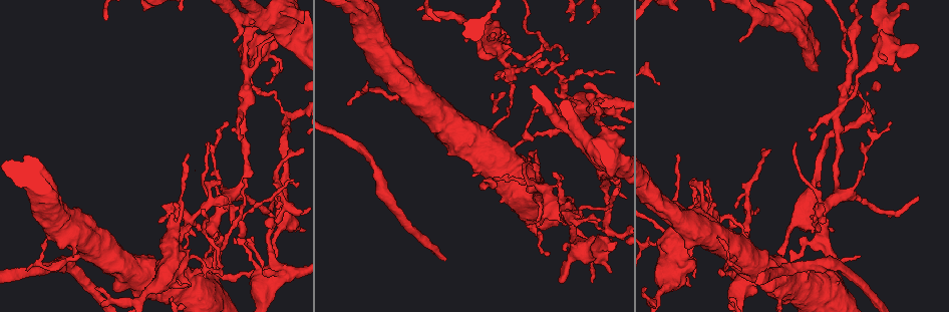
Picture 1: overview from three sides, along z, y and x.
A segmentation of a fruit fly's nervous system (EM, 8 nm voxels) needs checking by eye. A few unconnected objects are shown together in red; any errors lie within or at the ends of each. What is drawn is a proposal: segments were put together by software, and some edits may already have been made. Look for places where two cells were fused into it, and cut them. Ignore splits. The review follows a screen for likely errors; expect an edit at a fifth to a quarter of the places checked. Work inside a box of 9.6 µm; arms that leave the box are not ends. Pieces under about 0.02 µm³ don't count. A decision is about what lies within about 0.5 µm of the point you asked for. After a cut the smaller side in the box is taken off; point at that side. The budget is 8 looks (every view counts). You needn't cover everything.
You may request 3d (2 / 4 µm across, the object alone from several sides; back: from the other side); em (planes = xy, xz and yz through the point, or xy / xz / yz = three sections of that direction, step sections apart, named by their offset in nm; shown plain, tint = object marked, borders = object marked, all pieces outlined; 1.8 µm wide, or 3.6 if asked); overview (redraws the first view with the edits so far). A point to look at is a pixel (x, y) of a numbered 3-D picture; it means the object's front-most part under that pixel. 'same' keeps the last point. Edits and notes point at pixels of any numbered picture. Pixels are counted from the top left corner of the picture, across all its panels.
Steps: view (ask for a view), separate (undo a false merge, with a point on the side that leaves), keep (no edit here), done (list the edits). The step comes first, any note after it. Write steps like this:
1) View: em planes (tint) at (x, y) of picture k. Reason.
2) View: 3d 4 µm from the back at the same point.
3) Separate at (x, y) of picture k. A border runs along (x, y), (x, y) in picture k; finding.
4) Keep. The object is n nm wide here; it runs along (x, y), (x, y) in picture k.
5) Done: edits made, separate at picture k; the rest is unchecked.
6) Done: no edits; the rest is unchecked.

View: em 3.6 µm yz step 8 (plain) at (486, 136) of picture 1.

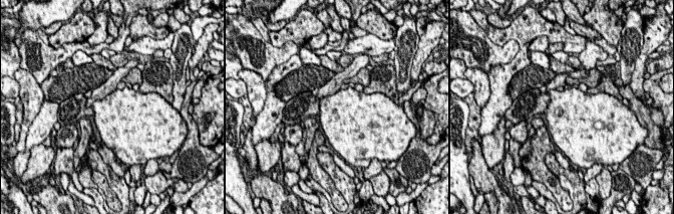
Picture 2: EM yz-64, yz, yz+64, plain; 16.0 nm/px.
View: em 3.6 µm yz step 8 (tint) at the same point. With the object marked.

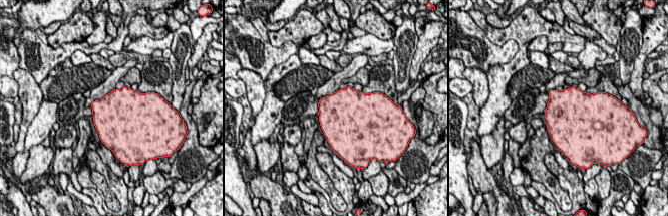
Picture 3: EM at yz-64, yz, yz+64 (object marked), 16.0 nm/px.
Keep. Continuous, no second cell.

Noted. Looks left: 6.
View: em planes (borders) at (229, 209) of picture 1. A narrow waist.

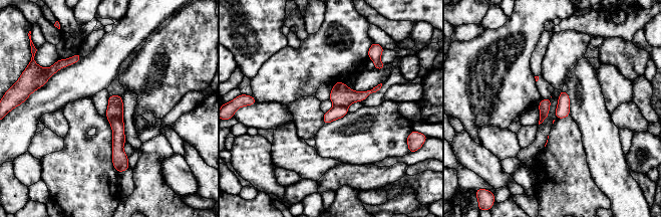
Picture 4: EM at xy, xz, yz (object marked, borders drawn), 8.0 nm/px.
Separate at (117, 126) of picture 4. The part that leaves runs along (111, 121), (117, 127), (117, 167) in picture 4; a second cell is stuck on.

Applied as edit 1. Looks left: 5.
View: 3d 4 µm at (772, 20) of picture 1. Three arms meet.

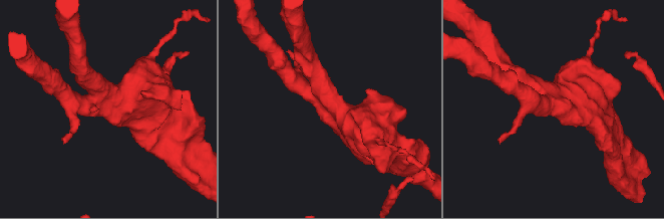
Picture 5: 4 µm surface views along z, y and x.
View: em 3.6 µm planes (tint) at (322, 106) of picture 5. 3 arms meet here; the arms are 300, 300, 650 nm wide; shape alone is not enough.

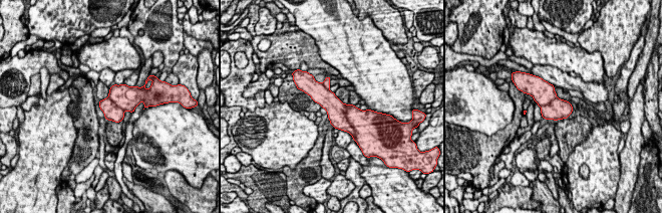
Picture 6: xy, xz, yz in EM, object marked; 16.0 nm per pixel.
Separate at (336, 110) of picture 6. A border runs along (345, 104), (345, 118), (355, 135) in picture 6; a second cell is stuck on.

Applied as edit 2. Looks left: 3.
Done: edits made, separate at picture 4, separate at picture 6; the rest is unchecked.

